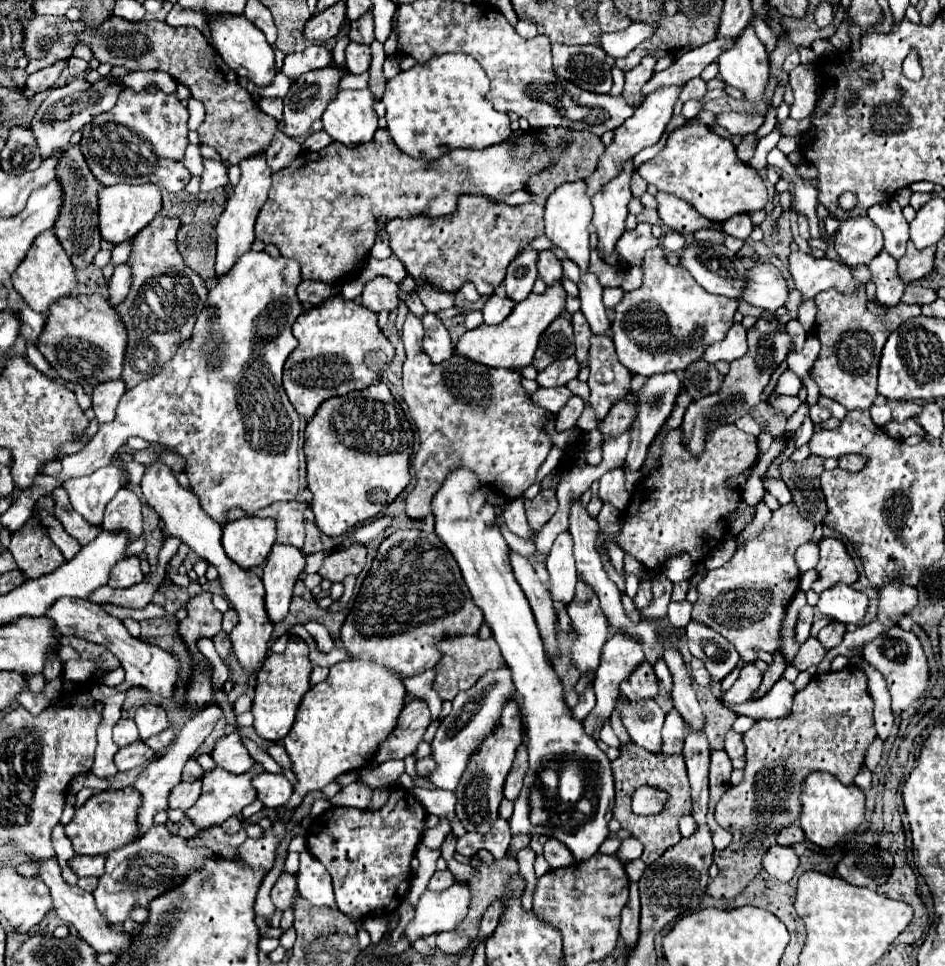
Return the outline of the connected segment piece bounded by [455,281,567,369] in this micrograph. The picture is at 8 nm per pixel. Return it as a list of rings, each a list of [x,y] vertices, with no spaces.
[[[555,281],[553,285],[549,285],[547,291],[541,295],[529,293],[529,297],[525,301],[517,303],[513,307],[513,311],[509,313],[509,317],[505,321],[501,321],[499,325],[483,323],[481,327],[467,331],[459,339],[455,351],[463,357],[469,357],[471,361],[491,365],[491,367],[505,367],[505,369],[525,367],[533,359],[533,353],[537,349],[537,343],[539,343],[543,329],[549,327],[549,323],[563,313],[565,297],[567,297],[567,293],[565,293],[561,281]]]

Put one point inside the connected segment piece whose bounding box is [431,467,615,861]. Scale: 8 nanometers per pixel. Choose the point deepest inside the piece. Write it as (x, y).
(465, 521)

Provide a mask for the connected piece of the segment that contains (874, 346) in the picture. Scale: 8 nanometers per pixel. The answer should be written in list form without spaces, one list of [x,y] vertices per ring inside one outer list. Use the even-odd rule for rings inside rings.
[[[835,289],[821,291],[815,295],[817,301],[817,319],[815,331],[821,341],[819,361],[813,369],[813,379],[817,381],[821,395],[835,399],[847,411],[865,411],[873,405],[877,397],[877,367],[883,343],[905,319],[917,317],[921,313],[919,305],[899,303],[883,317],[871,315],[867,311],[867,295],[865,289],[857,293],[857,297],[845,297]]]

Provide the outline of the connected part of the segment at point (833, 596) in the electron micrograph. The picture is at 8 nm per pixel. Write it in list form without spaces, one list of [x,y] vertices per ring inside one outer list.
[[[837,583],[825,589],[819,595],[819,603],[817,603],[817,609],[825,617],[841,621],[845,625],[847,623],[859,625],[867,613],[867,607],[869,607],[869,597],[845,583]]]

